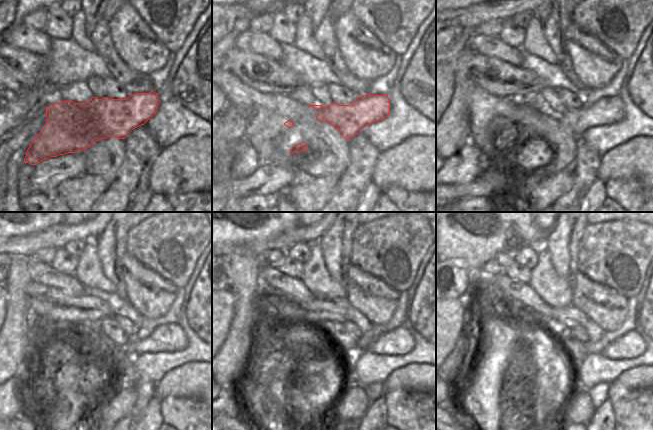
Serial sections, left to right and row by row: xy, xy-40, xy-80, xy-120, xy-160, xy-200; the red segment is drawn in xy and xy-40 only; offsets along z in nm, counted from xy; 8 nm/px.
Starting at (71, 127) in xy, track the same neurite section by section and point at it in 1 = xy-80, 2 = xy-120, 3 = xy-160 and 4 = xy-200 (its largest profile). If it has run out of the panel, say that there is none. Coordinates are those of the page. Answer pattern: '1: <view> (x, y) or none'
1: xy-80 (608, 110)
2: xy-120 (168, 338)
3: xy-160 (399, 341)
4: xy-200 (630, 345)

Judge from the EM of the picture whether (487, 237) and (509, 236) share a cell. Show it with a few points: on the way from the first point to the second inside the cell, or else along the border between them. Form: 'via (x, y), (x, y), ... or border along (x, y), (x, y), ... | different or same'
via (492, 236), (504, 236) | same

